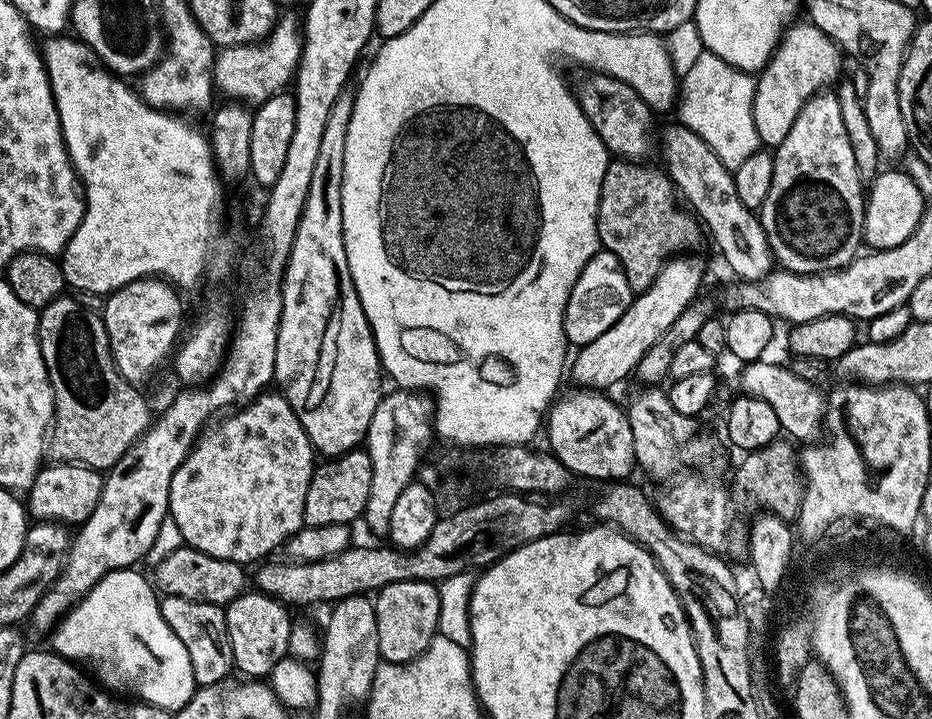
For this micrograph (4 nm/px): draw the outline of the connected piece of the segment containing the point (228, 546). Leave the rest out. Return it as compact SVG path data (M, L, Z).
M276 390L257 396L251 404L243 405L221 420L224 420L221 424L205 427L182 466L174 470L168 515L178 522L187 547L248 566L251 560L260 562L271 557L268 555L275 548L287 545L288 539L305 527L304 507L314 467L314 449L306 430L302 430L302 422L298 422L298 414L294 414L290 402Z

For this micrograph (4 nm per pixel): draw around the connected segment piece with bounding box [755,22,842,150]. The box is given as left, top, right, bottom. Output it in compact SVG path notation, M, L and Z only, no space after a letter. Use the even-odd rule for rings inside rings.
M796 22L780 38L776 53L768 59L768 65L755 81L755 111L772 112L772 120L757 119L756 128L761 145L775 150L790 133L791 124L810 97L829 87L831 80L840 72L842 53L818 26L811 22Z

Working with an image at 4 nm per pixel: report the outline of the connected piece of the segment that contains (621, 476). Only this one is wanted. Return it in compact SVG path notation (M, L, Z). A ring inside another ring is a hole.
M576 390L559 397L546 413L546 432L551 455L577 477L589 476L603 482L624 482L637 467L634 430L627 411L600 390Z

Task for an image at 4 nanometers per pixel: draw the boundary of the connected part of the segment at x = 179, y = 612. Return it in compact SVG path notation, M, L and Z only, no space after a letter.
M164 596L160 602L160 609L162 618L166 618L170 630L174 630L174 634L178 634L182 641L182 646L186 646L186 654L190 654L190 666L194 670L197 685L229 679L234 665L230 638L226 634L224 608L218 604L207 604L190 598Z

